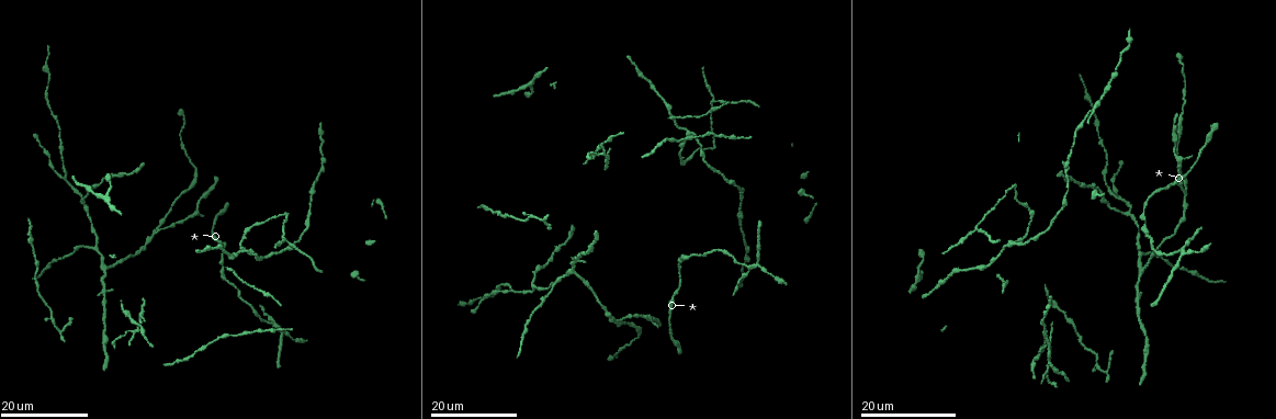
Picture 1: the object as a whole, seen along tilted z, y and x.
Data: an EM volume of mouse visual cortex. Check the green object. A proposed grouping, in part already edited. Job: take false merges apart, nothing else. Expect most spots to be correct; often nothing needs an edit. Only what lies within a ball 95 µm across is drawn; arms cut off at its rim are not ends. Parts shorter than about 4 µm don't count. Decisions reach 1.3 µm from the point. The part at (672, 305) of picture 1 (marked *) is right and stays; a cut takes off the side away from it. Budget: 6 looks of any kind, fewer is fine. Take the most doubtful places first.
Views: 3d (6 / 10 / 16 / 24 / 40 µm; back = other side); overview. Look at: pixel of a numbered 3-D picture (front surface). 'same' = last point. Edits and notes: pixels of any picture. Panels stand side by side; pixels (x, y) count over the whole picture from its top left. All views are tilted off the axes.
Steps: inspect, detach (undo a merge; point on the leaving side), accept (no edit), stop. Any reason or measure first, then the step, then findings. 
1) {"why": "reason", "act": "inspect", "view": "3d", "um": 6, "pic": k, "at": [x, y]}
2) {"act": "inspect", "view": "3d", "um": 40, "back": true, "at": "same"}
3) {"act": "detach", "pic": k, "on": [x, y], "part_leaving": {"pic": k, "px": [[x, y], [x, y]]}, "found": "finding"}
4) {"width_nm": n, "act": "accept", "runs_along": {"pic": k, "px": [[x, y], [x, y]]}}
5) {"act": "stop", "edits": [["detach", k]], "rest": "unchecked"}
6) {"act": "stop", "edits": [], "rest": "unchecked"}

{"why": "three-way junction", "act": "inspect", "view": "3d", "um": 24, "pic": 1, "at": [139, 320]}

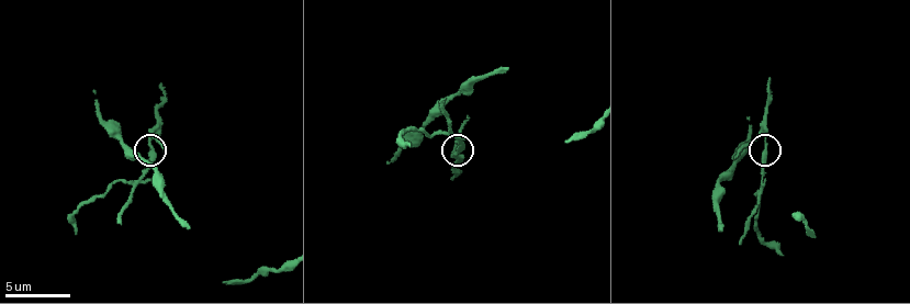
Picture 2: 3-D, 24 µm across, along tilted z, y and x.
{"act": "inspect", "view": "3d", "um": 6, "pic": 2, "at": [765, 143]}

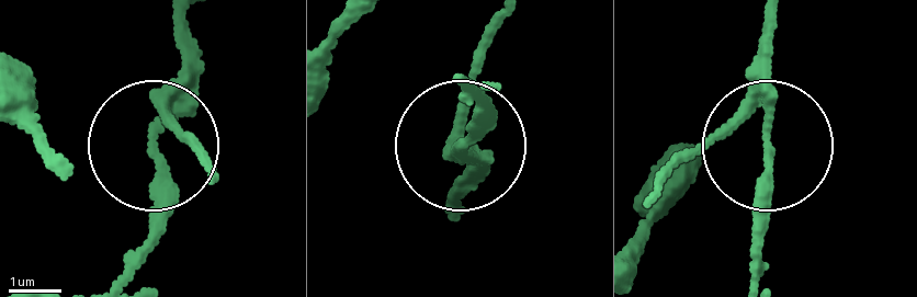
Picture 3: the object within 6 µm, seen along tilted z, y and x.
{"act": "inspect", "view": "3d", "um": 6, "back": true, "pic": 3, "at": [466, 140]}

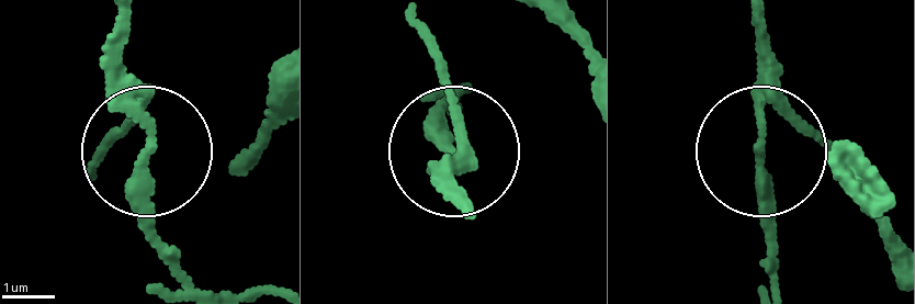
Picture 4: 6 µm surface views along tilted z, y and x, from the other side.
{"act": "accept", "found": "all the same neuron"}

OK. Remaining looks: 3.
{"why": "three arms meet", "act": "inspect", "view": "3d", "um": 24, "pic": 1, "at": [690, 132]}

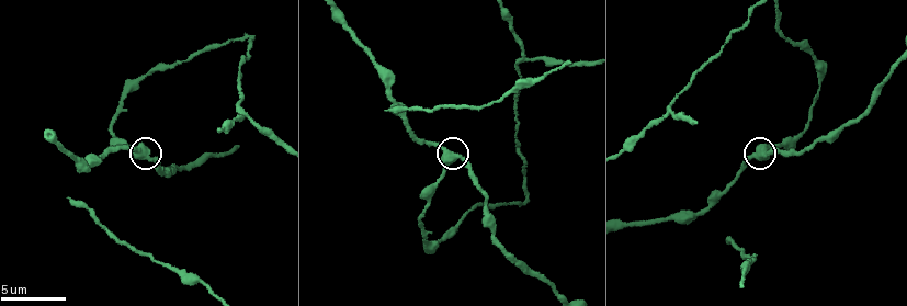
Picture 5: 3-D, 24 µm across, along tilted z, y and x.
{"act": "inspect", "view": "3d", "um": 6, "pic": 5, "at": [141, 148]}

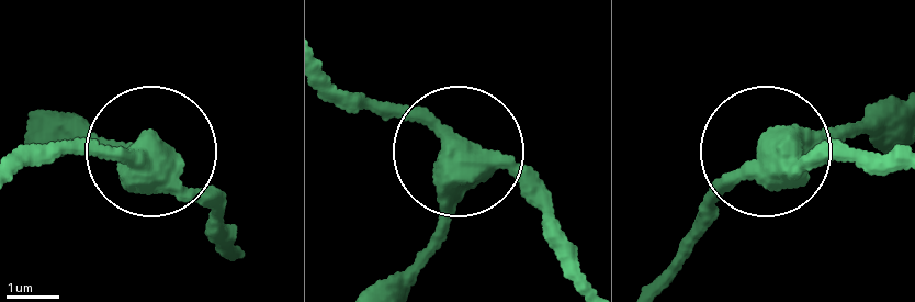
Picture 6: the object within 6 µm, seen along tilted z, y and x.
{"side_arm_um": 48, "act": "accept", "found": "one neuron here"}

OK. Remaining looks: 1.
{"act": "stop", "edits": [], "rest": "unchecked"}

